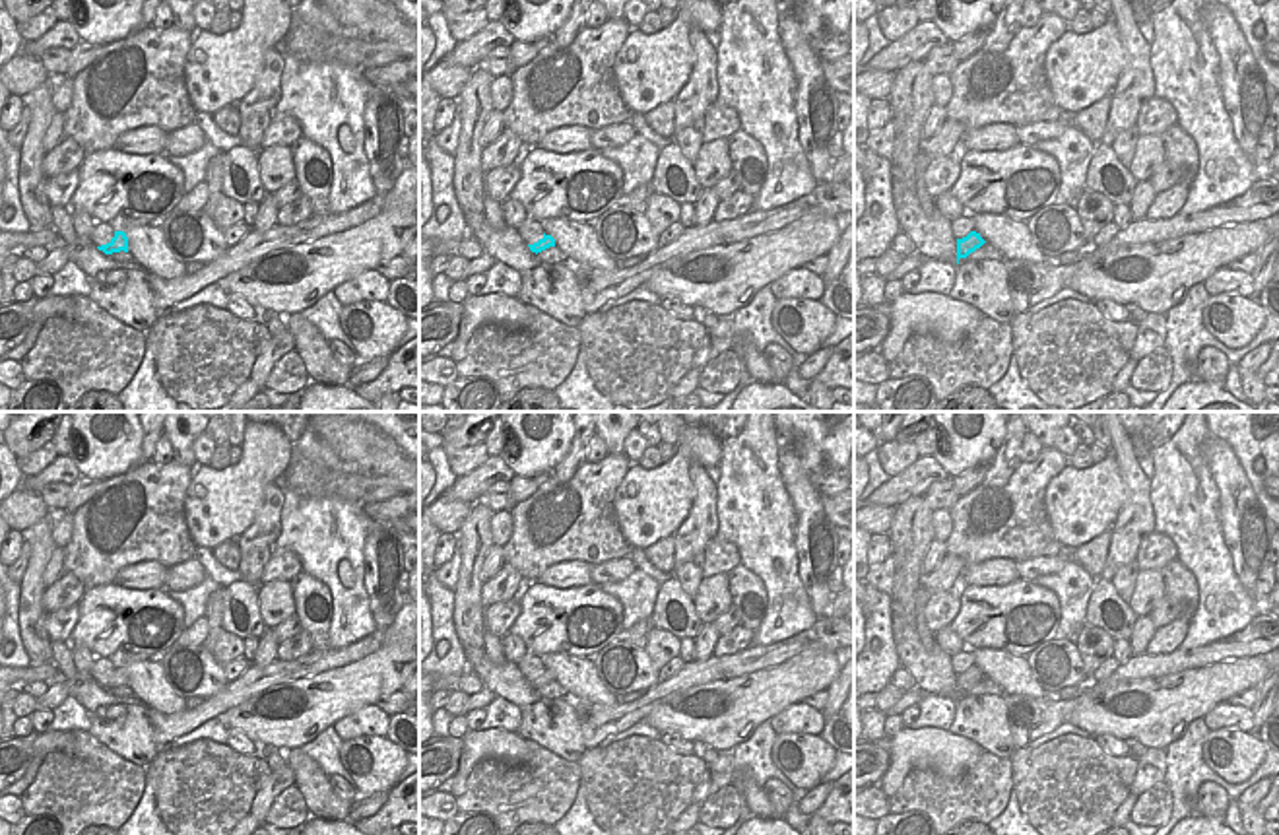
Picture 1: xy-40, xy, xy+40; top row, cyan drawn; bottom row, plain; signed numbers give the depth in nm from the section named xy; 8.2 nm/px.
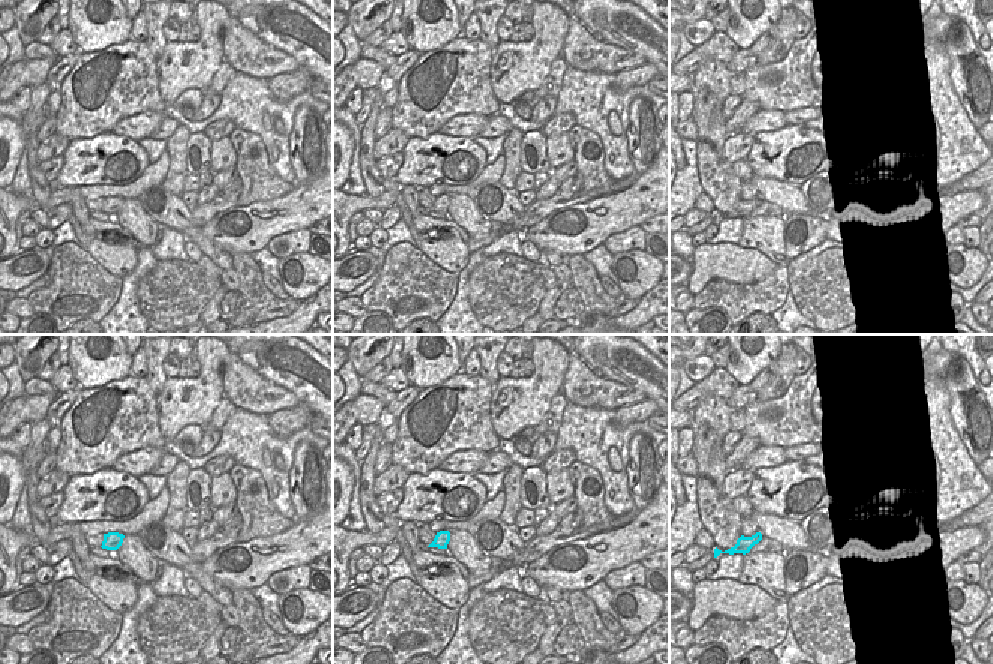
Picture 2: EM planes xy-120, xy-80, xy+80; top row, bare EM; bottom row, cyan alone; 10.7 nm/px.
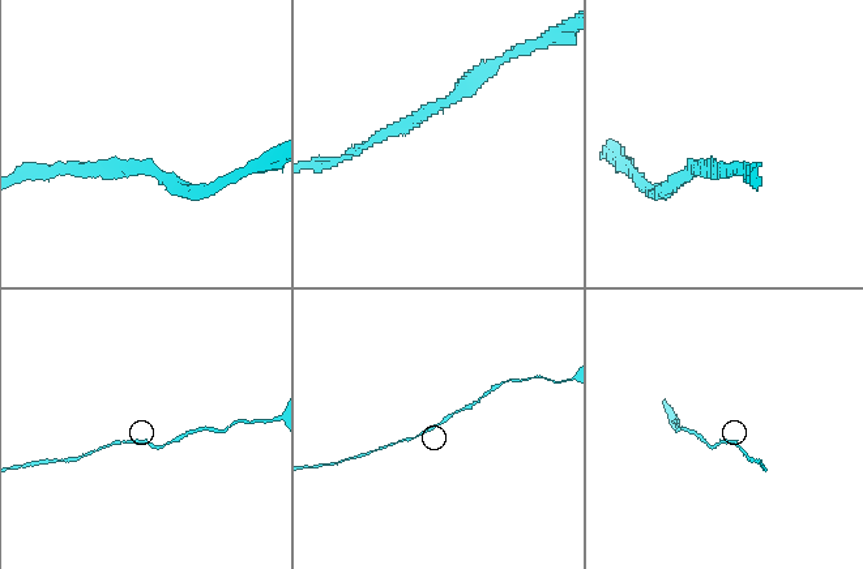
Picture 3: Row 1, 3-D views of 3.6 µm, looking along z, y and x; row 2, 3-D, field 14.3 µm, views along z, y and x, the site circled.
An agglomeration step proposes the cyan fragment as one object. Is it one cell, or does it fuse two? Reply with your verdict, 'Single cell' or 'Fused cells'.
Single cell

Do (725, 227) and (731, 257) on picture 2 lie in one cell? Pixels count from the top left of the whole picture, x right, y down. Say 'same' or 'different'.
different

